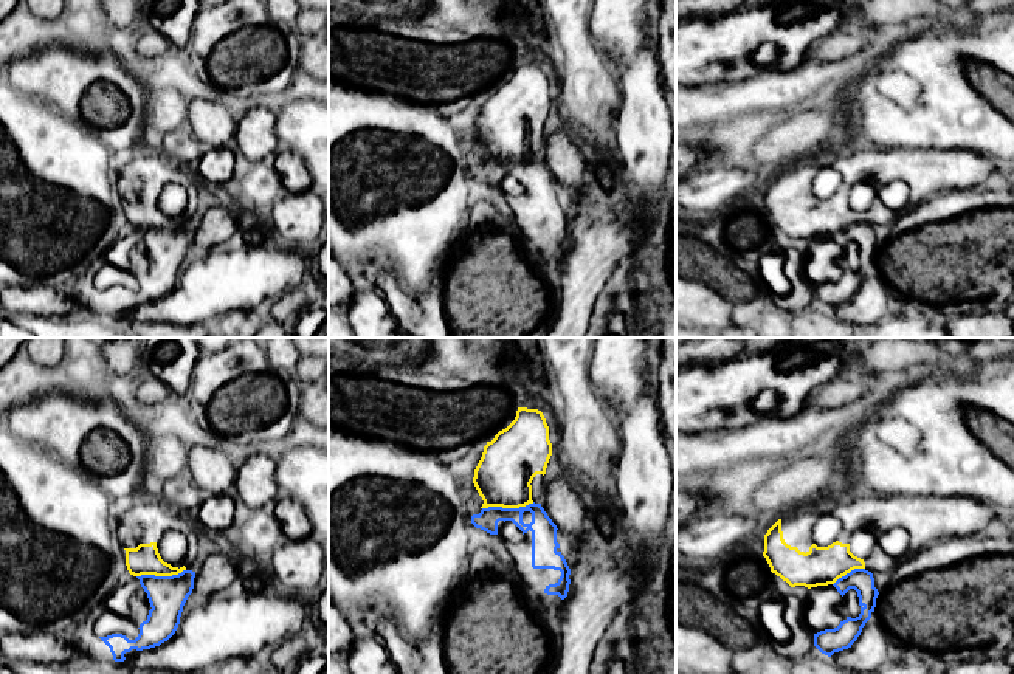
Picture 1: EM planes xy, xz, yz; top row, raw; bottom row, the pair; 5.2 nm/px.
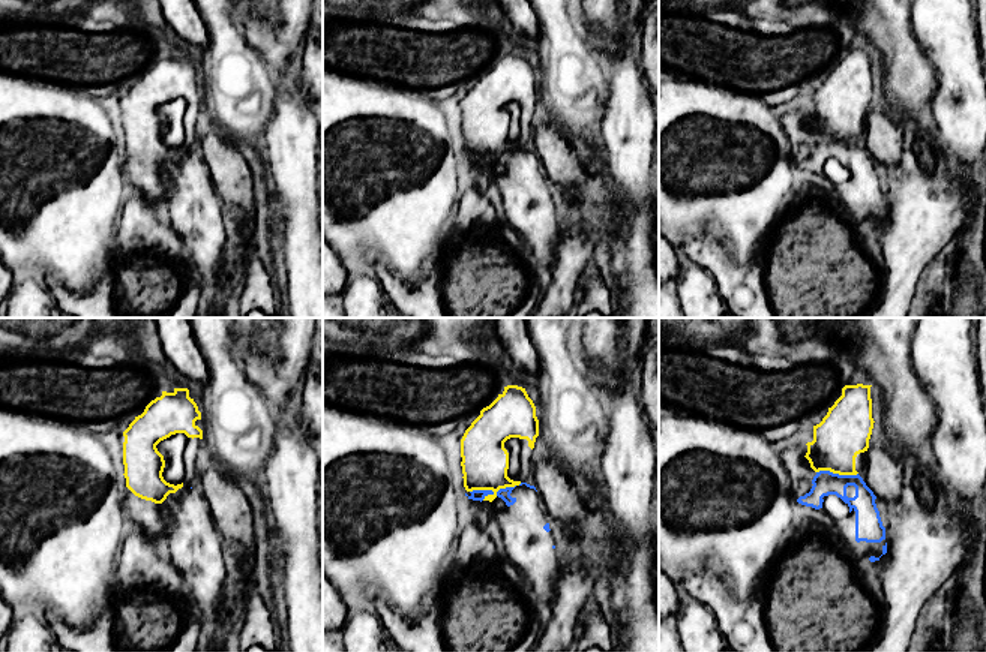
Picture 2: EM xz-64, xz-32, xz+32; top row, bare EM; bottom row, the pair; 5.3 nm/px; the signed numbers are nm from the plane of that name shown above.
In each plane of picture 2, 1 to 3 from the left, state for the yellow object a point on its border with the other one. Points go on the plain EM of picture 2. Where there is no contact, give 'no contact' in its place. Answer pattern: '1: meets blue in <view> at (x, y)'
1: no contact
2: meets blue in xz-32 at (492, 156)
3: meets blue in xz+32 at (838, 138)

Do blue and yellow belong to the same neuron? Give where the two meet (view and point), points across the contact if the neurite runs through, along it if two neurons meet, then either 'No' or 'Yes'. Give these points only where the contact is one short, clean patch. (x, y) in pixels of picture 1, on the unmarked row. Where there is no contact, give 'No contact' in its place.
Touches blue at xz (507, 161). Boundary: xz (534, 155), (524, 160), (482, 161). No

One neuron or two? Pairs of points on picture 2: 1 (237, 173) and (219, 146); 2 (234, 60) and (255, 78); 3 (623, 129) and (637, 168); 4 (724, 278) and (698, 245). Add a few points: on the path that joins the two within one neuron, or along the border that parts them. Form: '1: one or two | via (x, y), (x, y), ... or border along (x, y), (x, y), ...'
1: one | via (231, 167), (219, 152)
2: one | via (239, 65), (251, 77)
3: one | via (622, 138), (622, 153), (628, 159)
4: one | via (718, 270), (703, 252)

